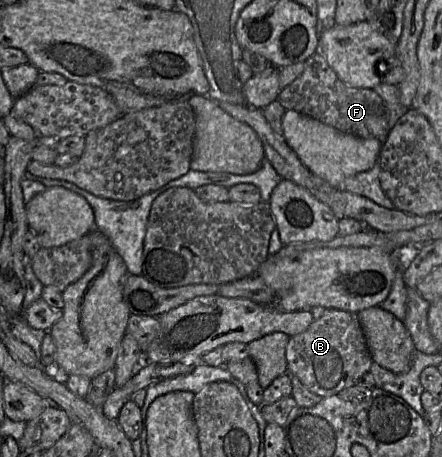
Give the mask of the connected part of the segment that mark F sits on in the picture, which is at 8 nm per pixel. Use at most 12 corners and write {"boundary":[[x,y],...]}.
{"boundary":[[319,52],[277,100],[341,132],[384,142],[389,110],[343,83]]}

